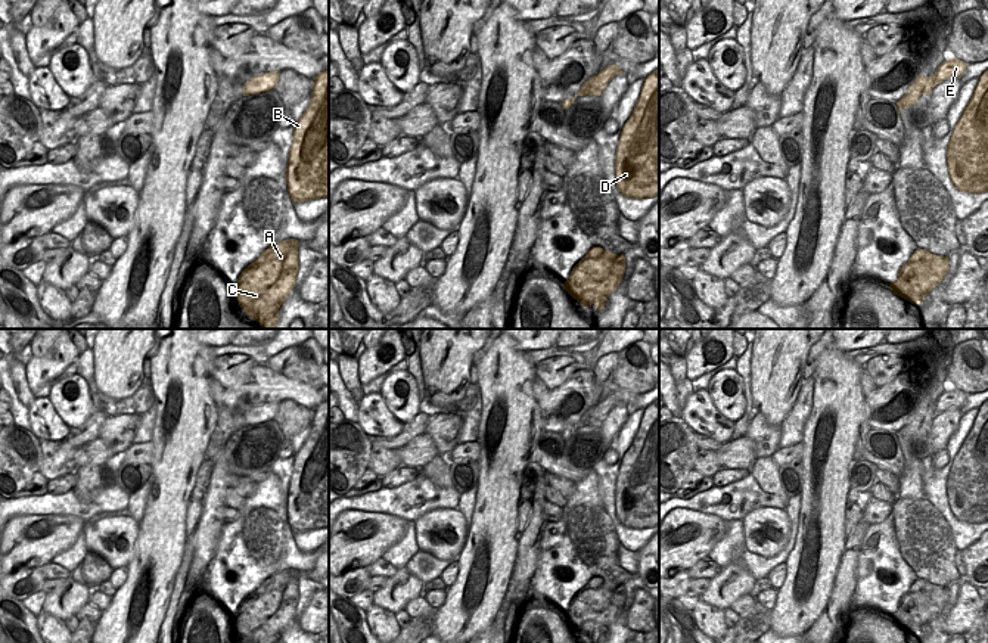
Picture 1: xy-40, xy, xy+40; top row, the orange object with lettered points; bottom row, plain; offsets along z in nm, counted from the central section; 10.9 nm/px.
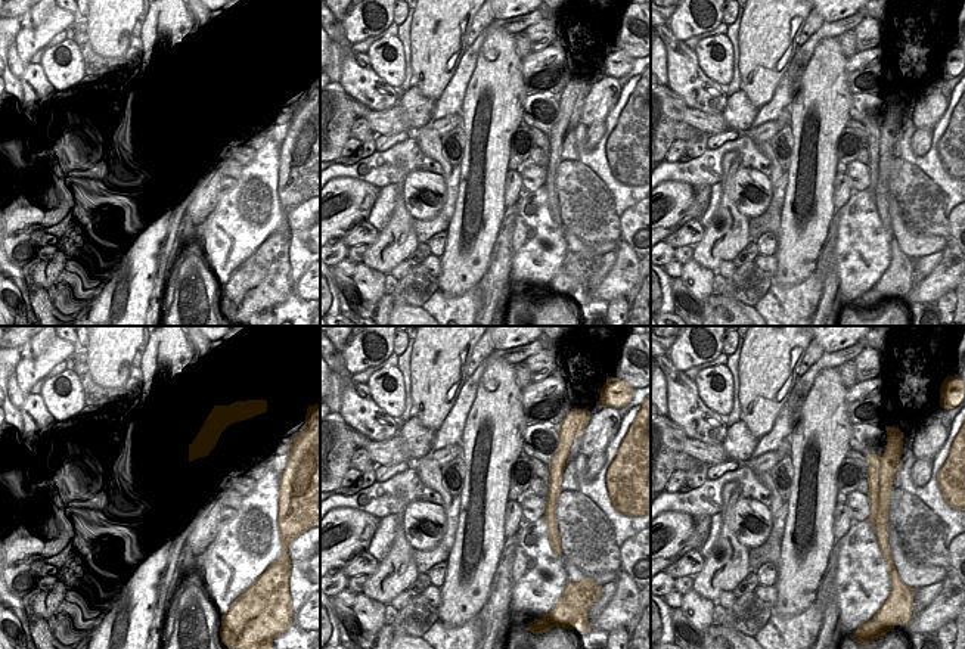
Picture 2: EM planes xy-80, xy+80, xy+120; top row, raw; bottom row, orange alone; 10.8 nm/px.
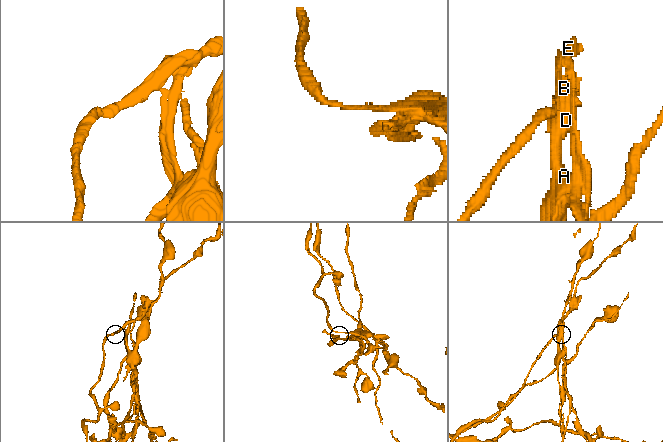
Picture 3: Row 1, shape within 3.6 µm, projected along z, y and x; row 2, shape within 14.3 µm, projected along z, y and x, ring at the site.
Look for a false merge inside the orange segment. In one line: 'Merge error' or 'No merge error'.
Merge error

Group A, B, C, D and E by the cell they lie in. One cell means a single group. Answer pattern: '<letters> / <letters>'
A B C D / E

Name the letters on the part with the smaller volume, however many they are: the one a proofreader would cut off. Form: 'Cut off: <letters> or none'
Cut off: E

